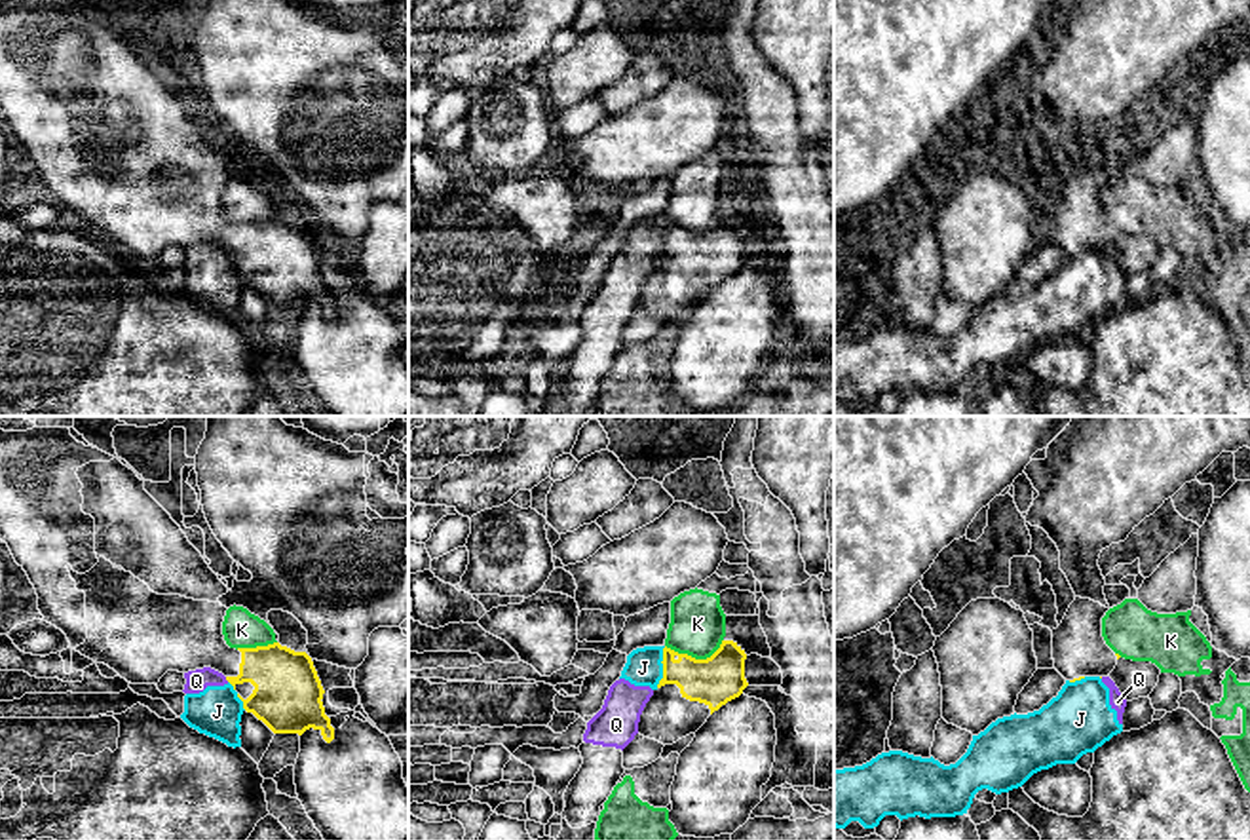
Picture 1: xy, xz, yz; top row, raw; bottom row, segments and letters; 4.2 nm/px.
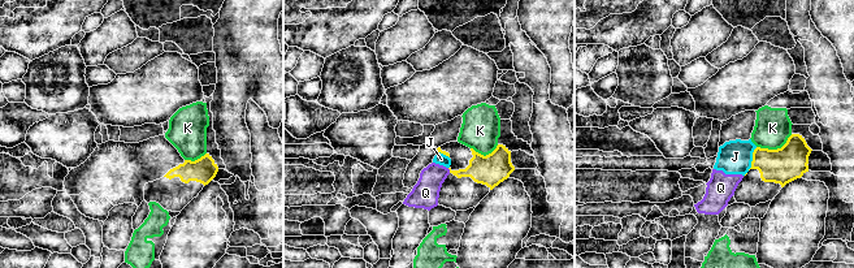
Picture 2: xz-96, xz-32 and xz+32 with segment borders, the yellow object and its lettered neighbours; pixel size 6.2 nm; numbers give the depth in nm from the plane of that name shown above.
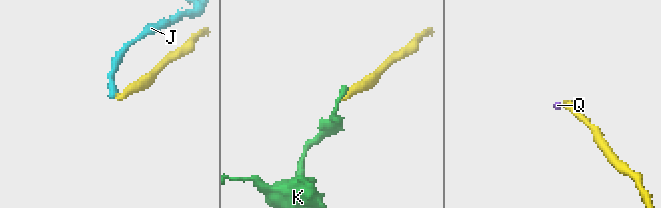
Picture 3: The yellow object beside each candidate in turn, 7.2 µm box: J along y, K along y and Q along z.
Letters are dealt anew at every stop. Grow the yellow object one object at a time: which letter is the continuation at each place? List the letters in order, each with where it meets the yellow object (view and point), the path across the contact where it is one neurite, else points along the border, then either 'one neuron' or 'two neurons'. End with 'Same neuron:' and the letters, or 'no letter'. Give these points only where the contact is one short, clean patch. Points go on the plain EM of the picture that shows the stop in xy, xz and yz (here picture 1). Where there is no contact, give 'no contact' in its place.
J: contact xz (663, 242); border xz (665, 221), (662, 253), (656, 261); two neurons
K: contact xz (694, 232); two neurons
Q: contact xy (227, 253); border xy (225, 251), (228, 255); two neurons
Same neuron: no letter

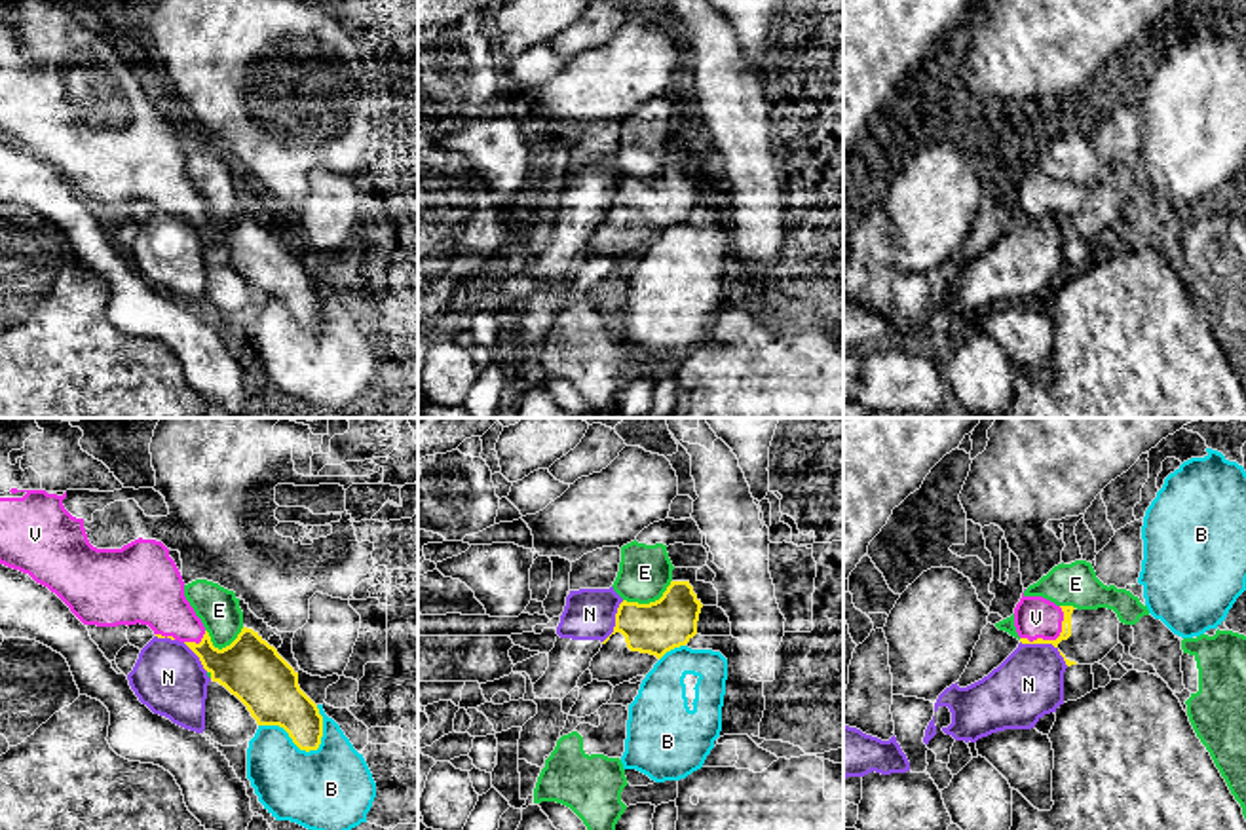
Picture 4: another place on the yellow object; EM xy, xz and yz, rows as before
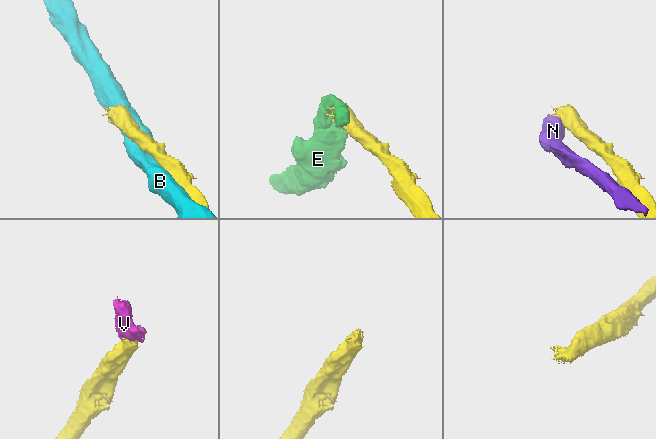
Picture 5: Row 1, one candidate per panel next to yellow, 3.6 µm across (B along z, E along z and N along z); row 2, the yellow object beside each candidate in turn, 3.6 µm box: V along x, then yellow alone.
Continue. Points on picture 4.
B: contact xy (293, 316); two neurons
E: contact xz (650, 177); two neurons
N: contact yz (1047, 217); border yz (1020, 215), (1049, 217), (1068, 240); two neurons
V: contact yz (1053, 215); way yz (1066, 200), (1053, 215), (1036, 192); one neuron
Same neuron: V

